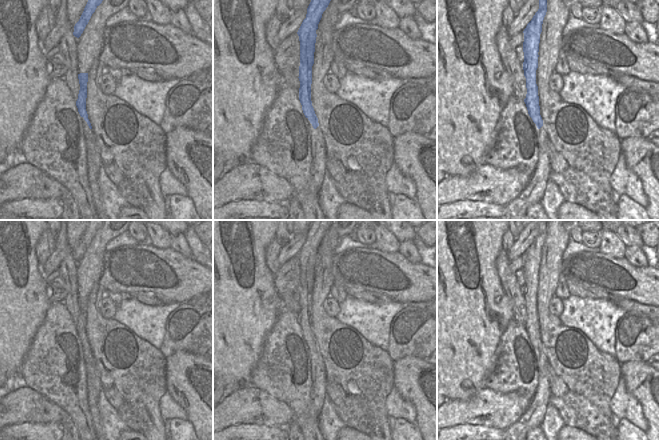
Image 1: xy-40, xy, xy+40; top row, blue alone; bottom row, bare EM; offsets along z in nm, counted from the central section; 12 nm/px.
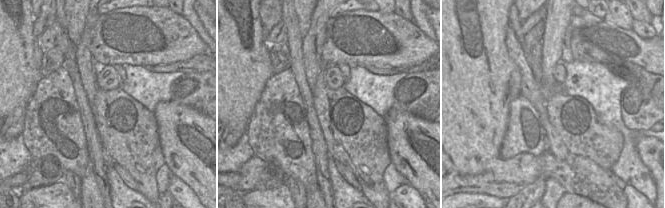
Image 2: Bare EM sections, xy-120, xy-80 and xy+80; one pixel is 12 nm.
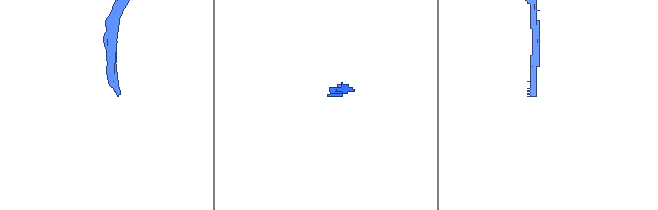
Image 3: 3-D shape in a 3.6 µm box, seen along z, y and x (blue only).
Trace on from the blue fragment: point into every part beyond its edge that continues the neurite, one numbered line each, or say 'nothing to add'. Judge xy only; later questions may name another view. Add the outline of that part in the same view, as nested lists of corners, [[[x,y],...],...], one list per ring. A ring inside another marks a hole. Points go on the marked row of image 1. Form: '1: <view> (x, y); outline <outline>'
1: xy (318, 166); outline [[[308,120],[307,122],[311,132],[311,154],[313,155],[311,163],[310,189],[319,194],[324,173],[327,171],[326,146],[320,127],[318,126],[316,129],[314,129],[310,121]]]

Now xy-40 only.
1: xy-40 (93, 149); outline [[[87,122],[86,123],[86,131],[87,131],[87,141],[88,148],[86,149],[87,155],[91,156],[91,160],[96,164],[99,168],[103,166],[102,160],[100,158],[99,147],[96,142],[96,137],[92,129],[89,128]]]

